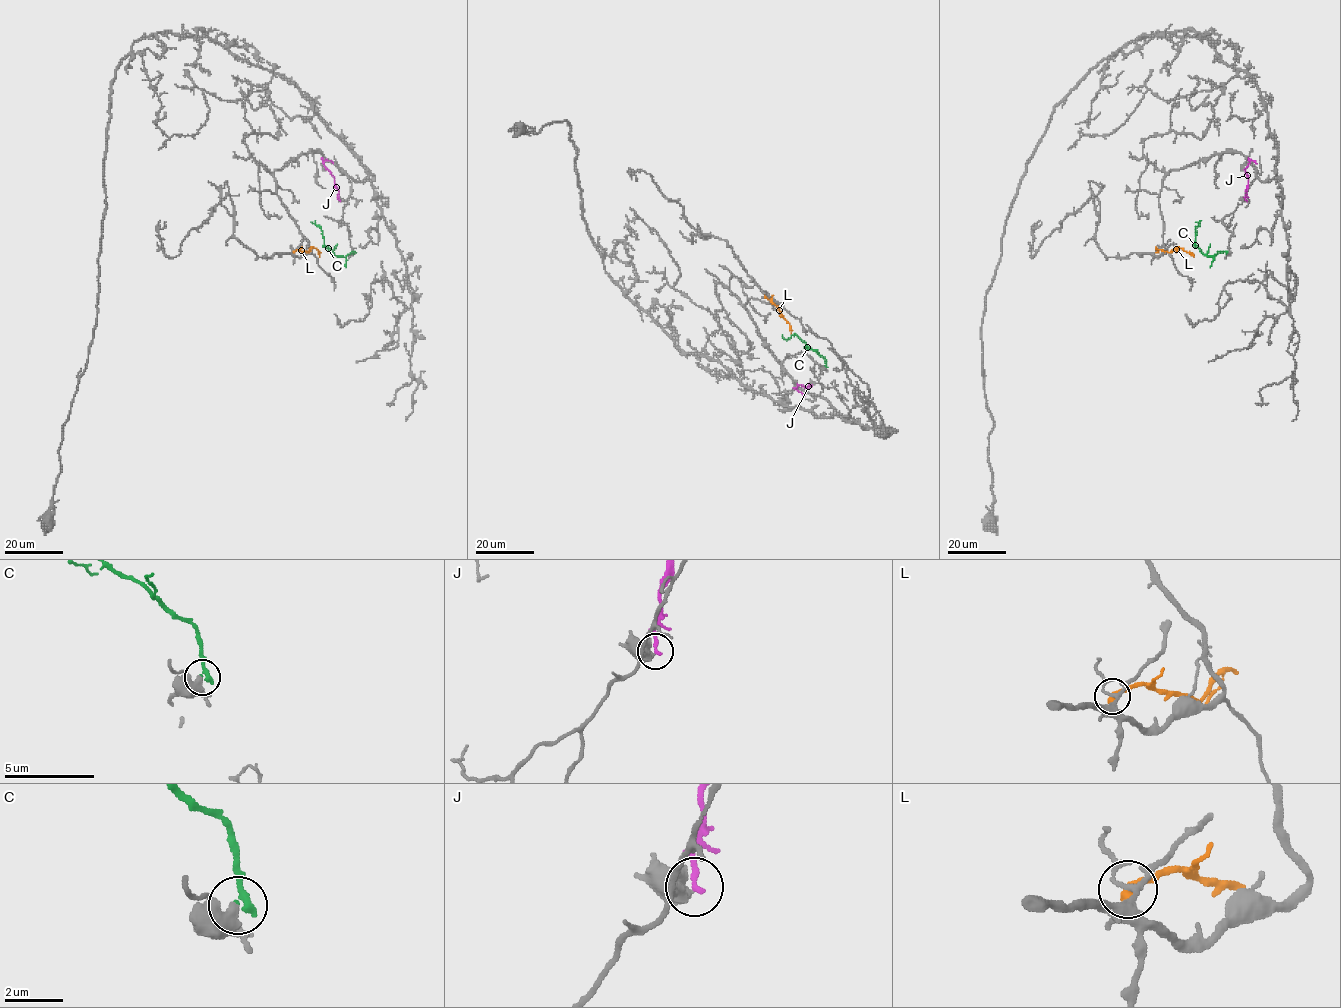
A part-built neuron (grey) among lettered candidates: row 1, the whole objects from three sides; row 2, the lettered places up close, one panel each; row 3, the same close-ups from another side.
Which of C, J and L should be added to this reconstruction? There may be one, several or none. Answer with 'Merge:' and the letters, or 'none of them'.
Merge: none of them

